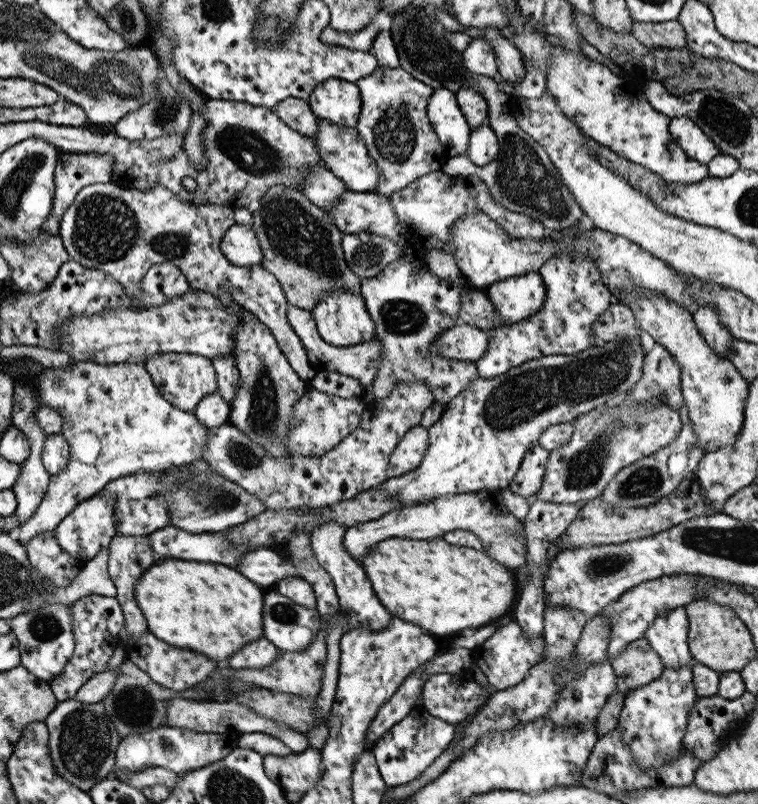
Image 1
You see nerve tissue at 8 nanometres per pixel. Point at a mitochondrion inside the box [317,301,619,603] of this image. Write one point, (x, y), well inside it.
(459, 338)

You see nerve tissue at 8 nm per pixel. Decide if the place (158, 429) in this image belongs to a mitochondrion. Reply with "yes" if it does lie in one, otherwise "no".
no

